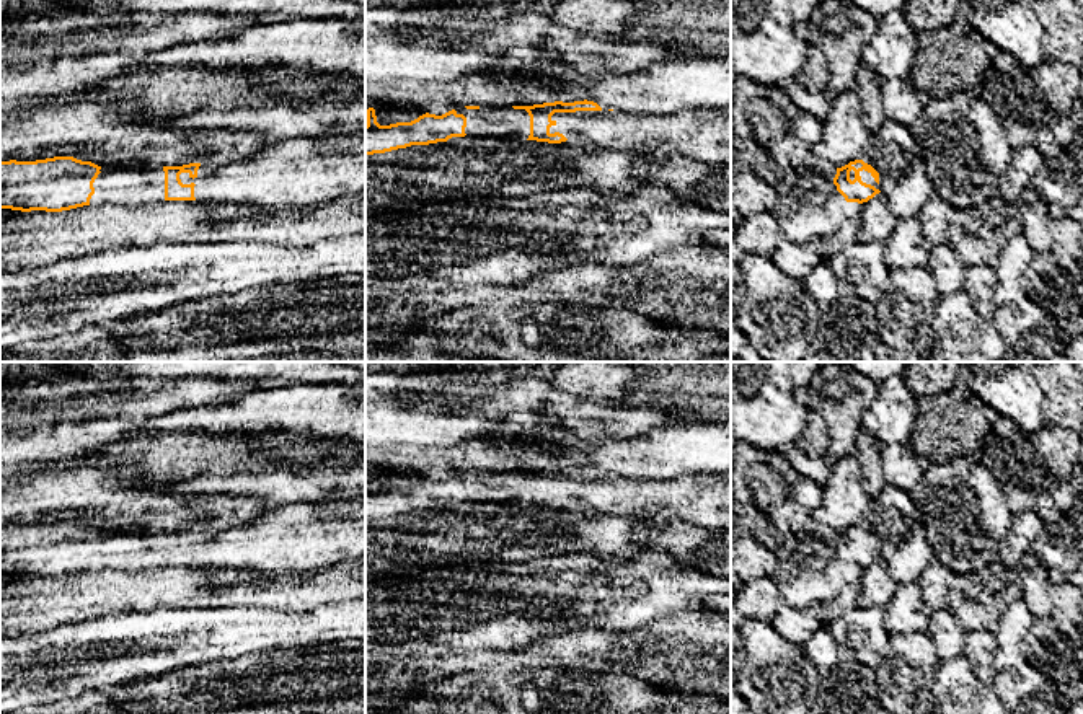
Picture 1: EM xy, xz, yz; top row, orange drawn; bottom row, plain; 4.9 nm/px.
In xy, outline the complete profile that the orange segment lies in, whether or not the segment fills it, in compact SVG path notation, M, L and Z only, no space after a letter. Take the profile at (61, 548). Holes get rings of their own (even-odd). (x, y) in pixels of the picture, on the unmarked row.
M312 502L281 504L248 525L163 533L101 533L73 522L36 527L0 527L0 574L62 577L83 571L144 571L163 566L254 569L264 574L312 572L365 556L365 504L346 513L328 513Z

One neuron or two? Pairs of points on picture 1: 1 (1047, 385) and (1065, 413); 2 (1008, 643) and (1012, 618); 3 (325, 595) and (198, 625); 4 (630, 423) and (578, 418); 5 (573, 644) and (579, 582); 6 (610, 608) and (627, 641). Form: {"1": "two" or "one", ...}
{"1": "one", "2": "one", "3": "two", "4": "one", "5": "two", "6": "two"}

